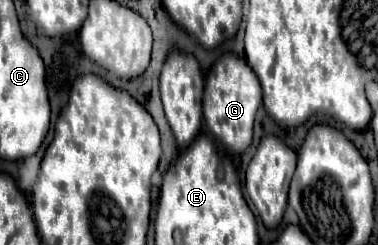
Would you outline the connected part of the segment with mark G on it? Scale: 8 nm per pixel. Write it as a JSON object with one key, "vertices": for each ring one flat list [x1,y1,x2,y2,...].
{"vertices":[[225,54,207,74,203,92,203,118,205,118,209,132,215,136,215,140,223,144,225,152,229,152,231,156,241,154,251,146,253,122,255,122,259,104,261,104,261,84,257,84,257,76,253,76,253,70,249,68,249,64,245,64,245,60,235,54]]}

